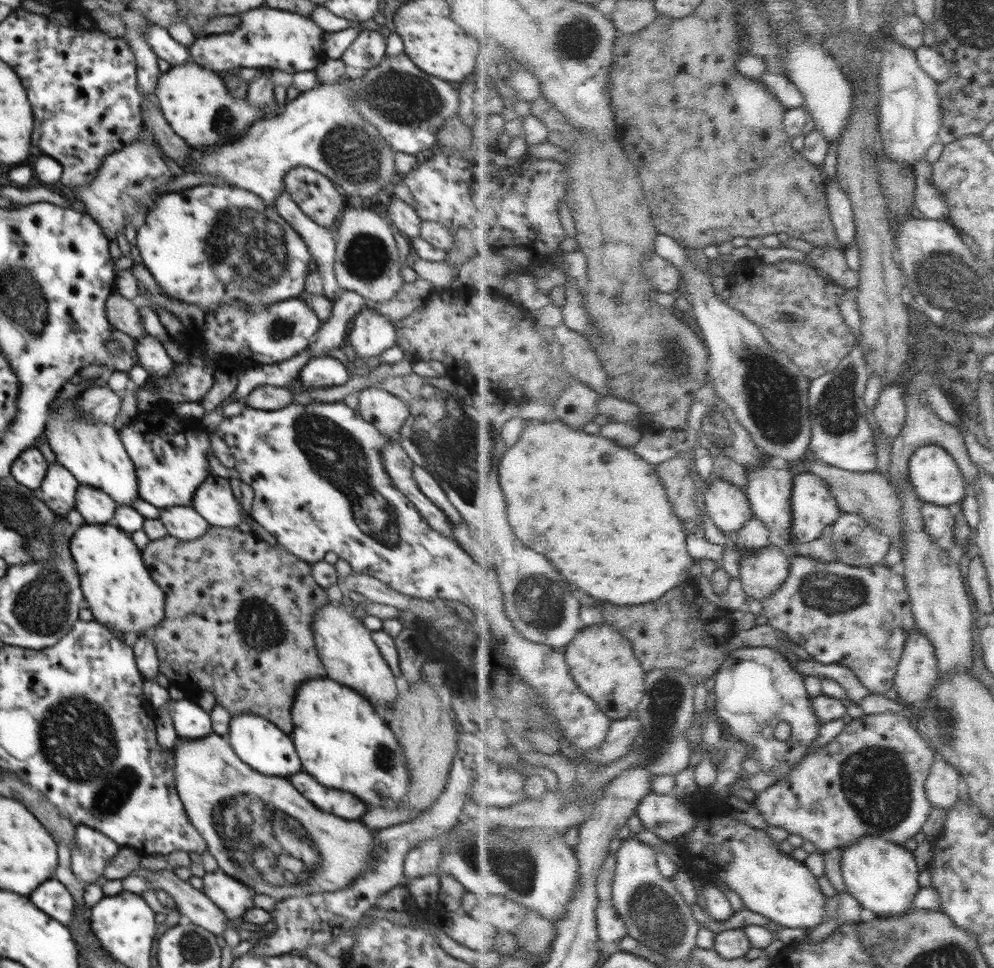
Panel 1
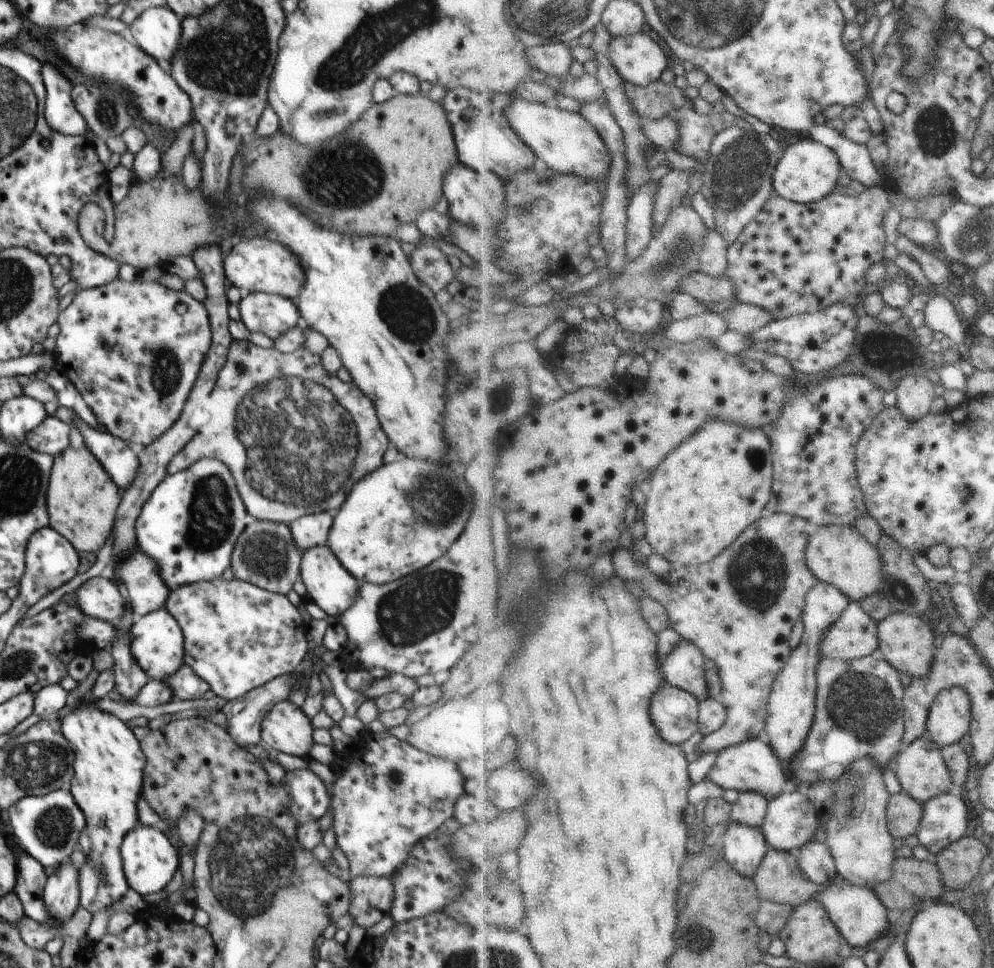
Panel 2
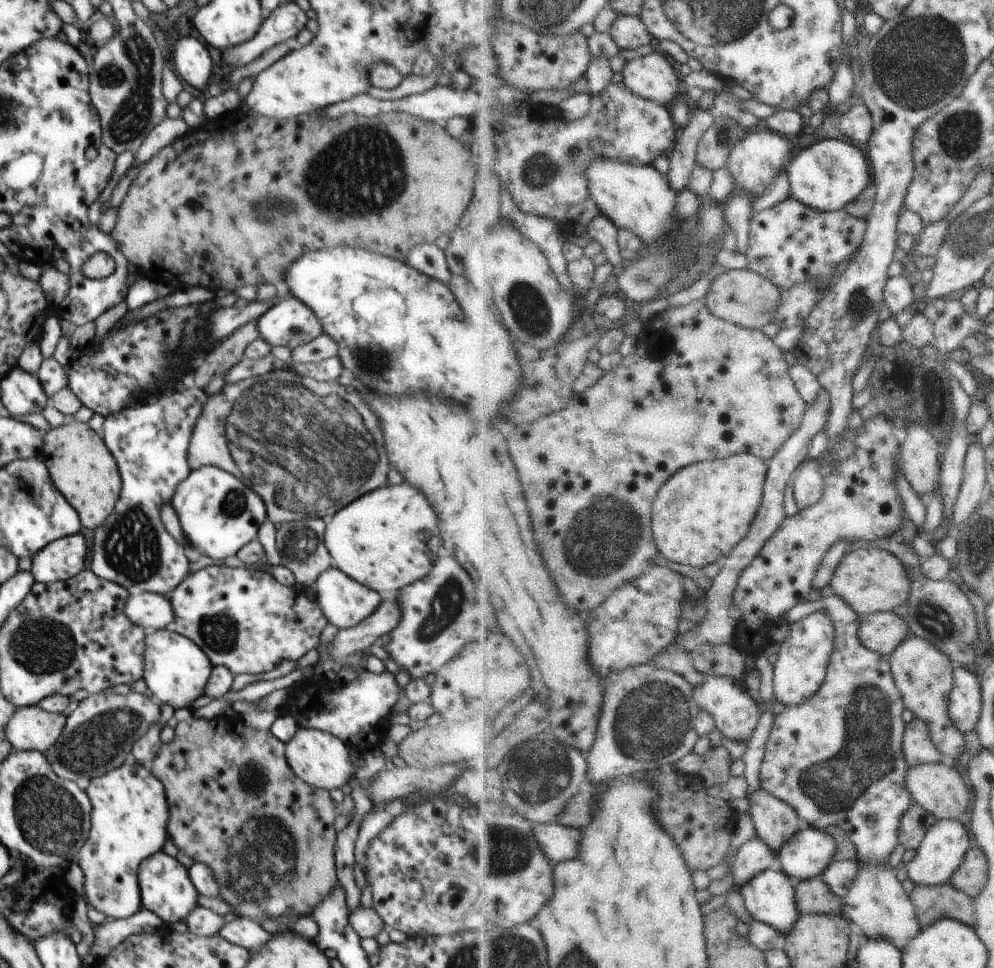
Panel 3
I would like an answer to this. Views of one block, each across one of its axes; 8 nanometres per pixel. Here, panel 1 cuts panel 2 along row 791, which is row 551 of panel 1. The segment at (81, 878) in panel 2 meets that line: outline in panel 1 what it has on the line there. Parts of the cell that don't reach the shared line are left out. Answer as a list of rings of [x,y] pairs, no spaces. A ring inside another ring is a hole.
[[[108,523],[83,524],[70,539],[70,553],[77,566],[81,588],[95,620],[111,626],[136,642],[146,628],[156,627],[164,617],[165,594],[152,579],[141,550],[126,531]]]

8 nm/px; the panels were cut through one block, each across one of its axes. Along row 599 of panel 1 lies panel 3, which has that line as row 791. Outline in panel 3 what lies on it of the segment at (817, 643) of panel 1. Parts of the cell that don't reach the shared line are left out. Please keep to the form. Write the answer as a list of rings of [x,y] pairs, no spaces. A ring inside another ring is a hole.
[[[829,593],[818,600],[798,604],[796,608],[792,608],[788,614],[782,616],[781,622],[790,623],[791,625],[802,622],[802,619],[807,613],[819,609],[826,609],[832,615],[837,627],[836,650],[834,651],[833,661],[830,665],[829,677],[826,679],[825,685],[822,686],[822,690],[820,690],[817,696],[814,696],[814,698],[810,699],[802,706],[796,705],[786,707],[776,716],[774,727],[766,746],[766,755],[761,767],[761,788],[766,790],[766,792],[770,792],[770,794],[774,794],[774,796],[778,796],[778,798],[781,798],[784,802],[792,804],[808,827],[819,828],[825,831],[829,831],[830,828],[835,826],[846,829],[848,834],[853,837],[854,844],[859,848],[857,859],[861,863],[870,864],[871,862],[877,861],[889,864],[894,850],[901,844],[902,820],[904,820],[906,814],[910,812],[910,808],[916,804],[913,791],[910,790],[908,783],[911,769],[909,758],[904,754],[904,732],[906,732],[908,725],[906,720],[904,720],[904,712],[906,712],[907,708],[906,704],[904,704],[904,693],[900,690],[897,679],[895,678],[891,657],[872,650],[862,642],[860,635],[862,616],[858,614],[844,598]]]

